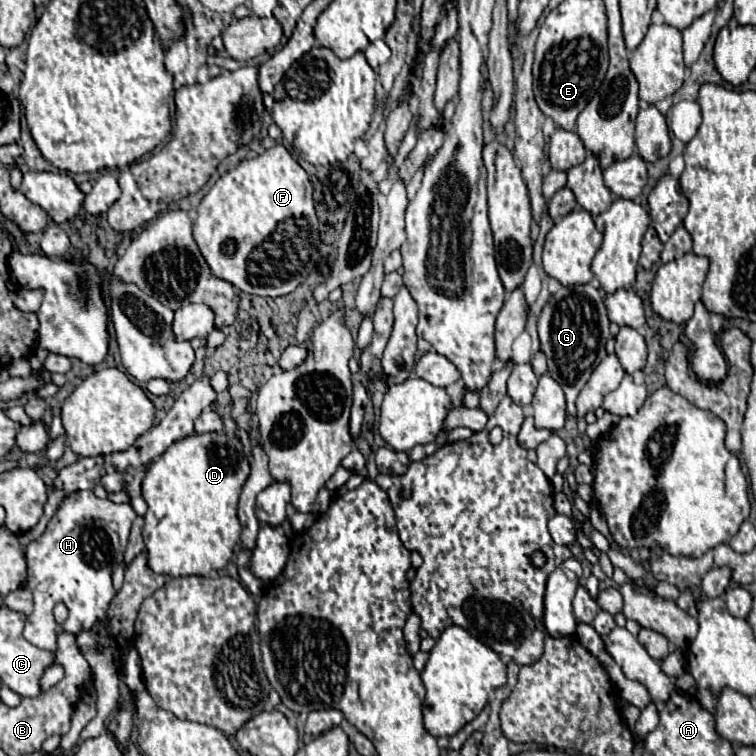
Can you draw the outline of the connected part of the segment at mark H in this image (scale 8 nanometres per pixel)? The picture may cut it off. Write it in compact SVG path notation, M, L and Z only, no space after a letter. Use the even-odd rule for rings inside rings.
M91 490L65 498L61 510L57 510L48 523L45 534L27 546L27 588L33 592L35 608L25 620L23 636L31 644L47 652L57 650L59 624L53 620L53 606L57 602L63 602L69 608L69 618L65 620L63 630L75 636L81 630L89 630L89 626L105 616L115 594L111 572L113 566L123 560L135 518L137 514L131 504L115 504L107 498L101 500ZM109 522L115 522L115 526Z

